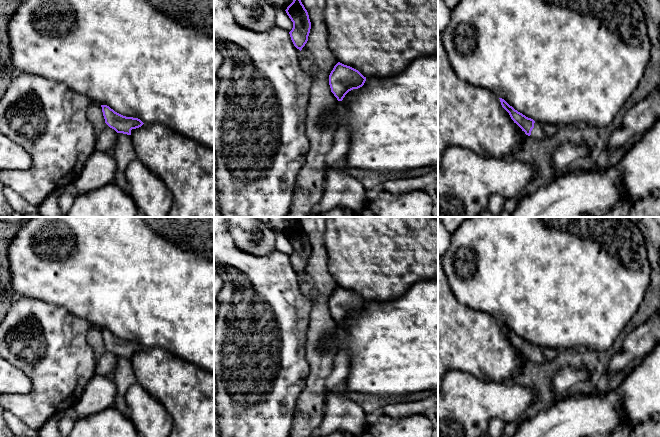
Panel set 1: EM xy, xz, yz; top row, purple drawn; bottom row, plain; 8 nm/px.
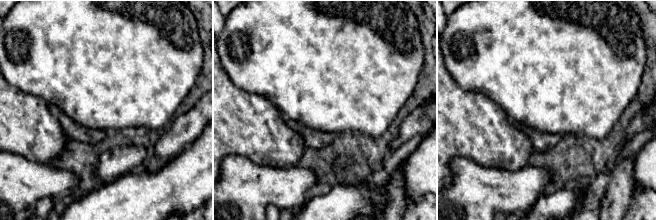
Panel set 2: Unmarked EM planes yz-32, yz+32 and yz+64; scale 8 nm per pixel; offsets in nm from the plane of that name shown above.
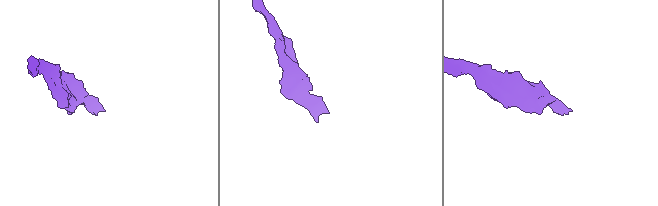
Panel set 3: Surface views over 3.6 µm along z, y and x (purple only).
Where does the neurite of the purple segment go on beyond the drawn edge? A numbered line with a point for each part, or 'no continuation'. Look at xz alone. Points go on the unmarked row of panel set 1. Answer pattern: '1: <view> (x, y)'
no continuation

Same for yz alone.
1: yz (541, 354)

